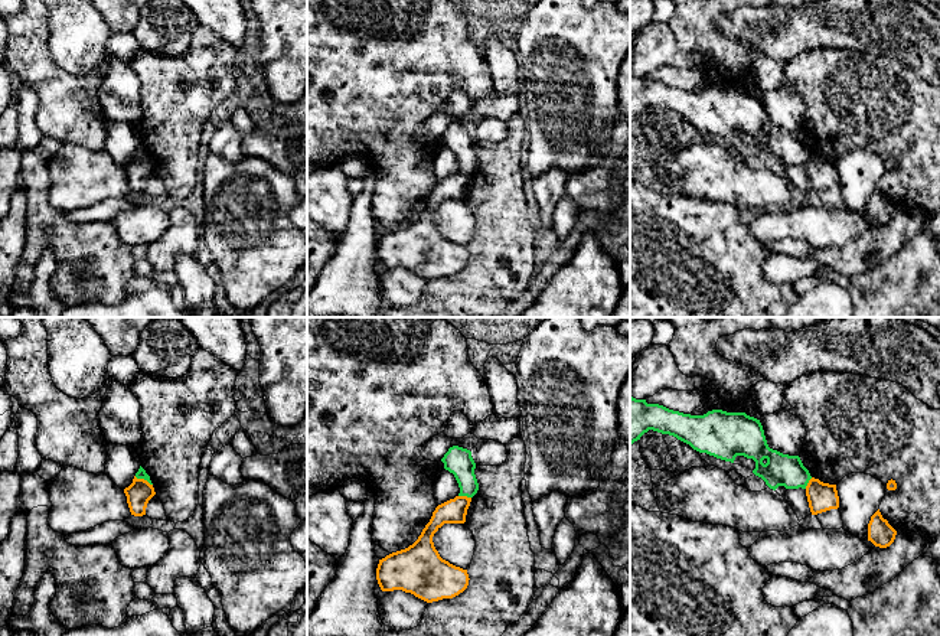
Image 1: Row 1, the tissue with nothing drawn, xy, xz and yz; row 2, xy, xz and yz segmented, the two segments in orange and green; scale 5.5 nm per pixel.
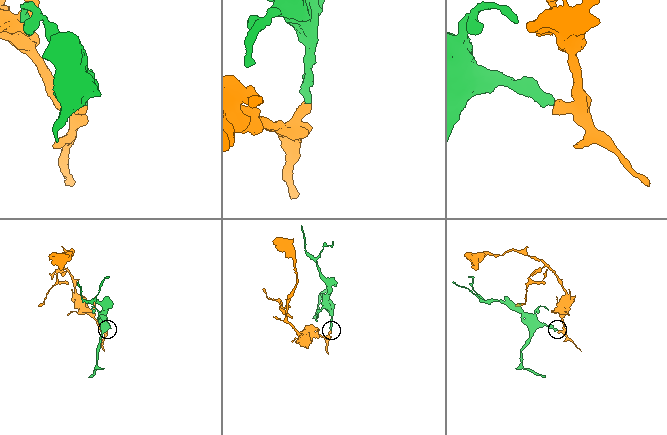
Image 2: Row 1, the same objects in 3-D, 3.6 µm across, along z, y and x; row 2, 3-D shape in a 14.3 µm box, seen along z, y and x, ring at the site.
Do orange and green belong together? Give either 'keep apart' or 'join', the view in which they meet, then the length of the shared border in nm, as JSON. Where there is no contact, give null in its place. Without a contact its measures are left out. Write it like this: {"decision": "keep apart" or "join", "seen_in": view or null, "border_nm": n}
{"decision": "keep apart", "seen_in": "xy", "border_nm": 120}

